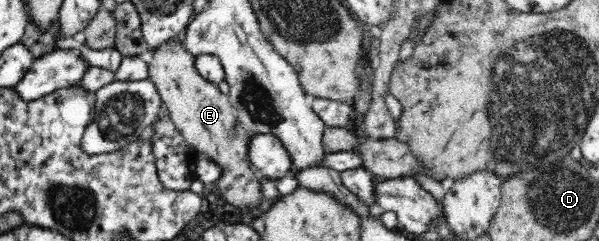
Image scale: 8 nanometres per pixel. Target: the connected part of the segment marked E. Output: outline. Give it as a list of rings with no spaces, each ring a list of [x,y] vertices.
[[[182,36],[160,43],[160,47],[156,47],[149,56],[148,62],[149,78],[156,84],[166,113],[172,118],[186,143],[224,166],[224,175],[220,177],[220,181],[216,181],[222,198],[238,208],[253,208],[258,205],[263,197],[259,182],[262,176],[249,162],[247,143],[250,134],[240,125],[228,94],[224,94],[217,84],[200,75],[196,69],[196,57],[184,46]]]

